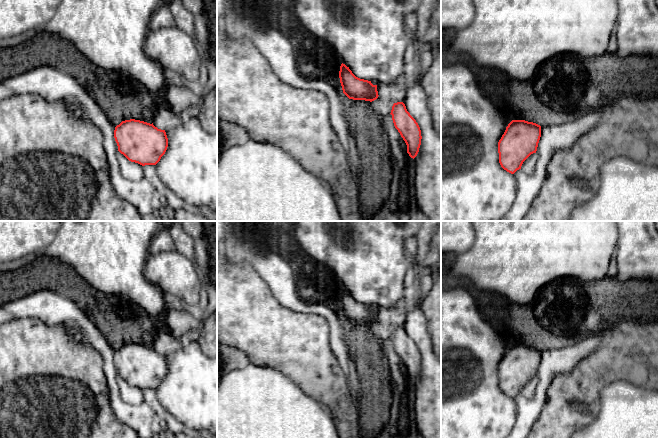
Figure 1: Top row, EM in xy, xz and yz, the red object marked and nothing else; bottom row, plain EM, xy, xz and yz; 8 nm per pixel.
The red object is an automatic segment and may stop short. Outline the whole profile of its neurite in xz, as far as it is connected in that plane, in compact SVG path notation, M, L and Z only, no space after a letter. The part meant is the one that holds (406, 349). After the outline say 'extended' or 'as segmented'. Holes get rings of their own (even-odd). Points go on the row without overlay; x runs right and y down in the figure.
M403 326L394 327L391 337L395 352L407 369L407 377L415 382L421 369L421 354L416 344L407 335Z; as segmented

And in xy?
M130 343L115 351L118 375L129 385L142 390L156 389L165 378L168 362L165 354L150 347Z; as segmented

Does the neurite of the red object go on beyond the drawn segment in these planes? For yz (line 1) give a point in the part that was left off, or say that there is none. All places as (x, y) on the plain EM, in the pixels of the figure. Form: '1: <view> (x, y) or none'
1: none

